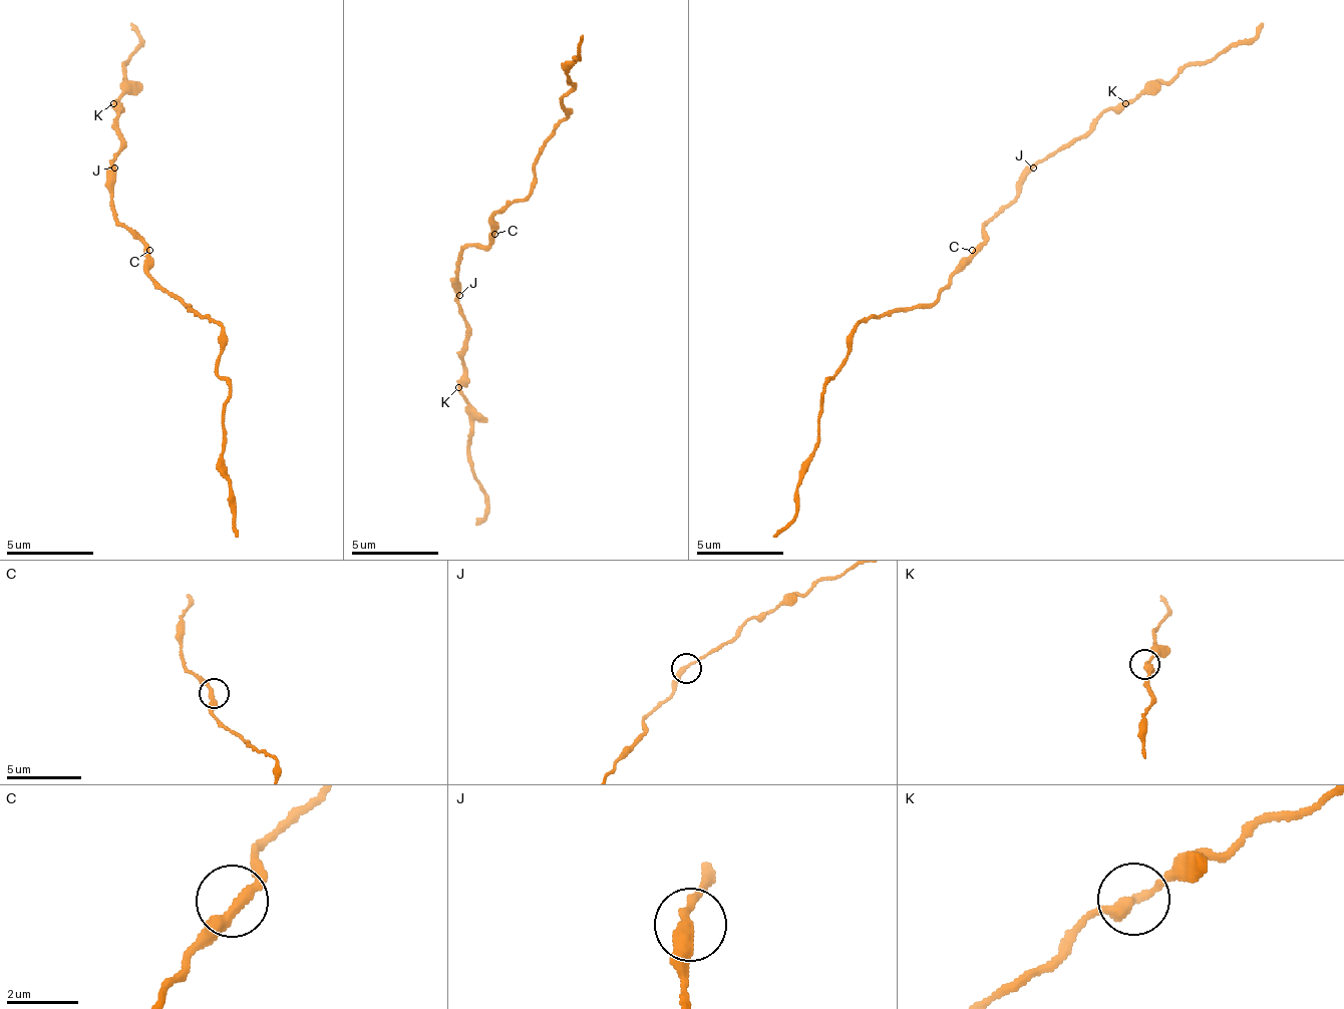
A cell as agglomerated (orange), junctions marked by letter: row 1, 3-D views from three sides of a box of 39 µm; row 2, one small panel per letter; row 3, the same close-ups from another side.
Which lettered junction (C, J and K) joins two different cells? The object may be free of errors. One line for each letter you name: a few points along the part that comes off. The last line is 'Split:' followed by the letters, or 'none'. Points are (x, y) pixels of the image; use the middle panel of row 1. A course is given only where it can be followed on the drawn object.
Split: none

